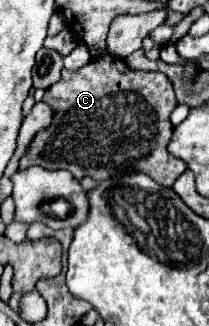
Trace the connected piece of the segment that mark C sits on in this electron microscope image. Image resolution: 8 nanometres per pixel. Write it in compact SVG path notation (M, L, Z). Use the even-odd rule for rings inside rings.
M112 54L98 56L90 64L80 68L78 72L70 72L64 68L62 80L58 80L54 86L46 90L44 102L56 110L54 122L48 130L36 134L28 152L20 160L20 170L28 166L40 166L46 170L68 170L78 180L84 176L90 176L92 170L108 170L108 176L102 176L102 178L116 178L116 176L124 176L132 172L144 172L146 176L150 176L152 180L156 180L158 184L166 188L172 188L176 178L186 170L186 164L180 158L170 156L166 150L174 130L170 122L170 114L178 106L178 102L172 90L172 82L160 72L132 72L124 60ZM102 136L104 138L108 136L108 146L102 146L98 142Z

